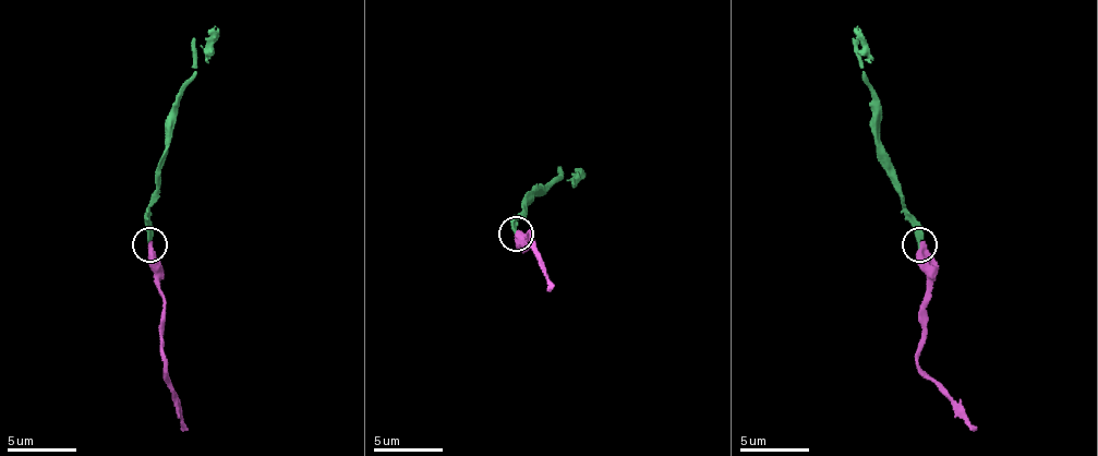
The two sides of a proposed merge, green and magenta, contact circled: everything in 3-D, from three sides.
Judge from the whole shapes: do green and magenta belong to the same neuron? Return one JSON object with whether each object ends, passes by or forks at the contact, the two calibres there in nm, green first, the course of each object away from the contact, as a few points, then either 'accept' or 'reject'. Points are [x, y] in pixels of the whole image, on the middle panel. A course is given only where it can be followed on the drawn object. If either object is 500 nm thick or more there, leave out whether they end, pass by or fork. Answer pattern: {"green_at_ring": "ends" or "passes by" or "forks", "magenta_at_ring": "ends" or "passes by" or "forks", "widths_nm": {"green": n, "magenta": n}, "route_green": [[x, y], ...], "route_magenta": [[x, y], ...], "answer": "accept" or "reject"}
{"green_at_ring": "ends", "magenta_at_ring": "ends", "widths_nm": {"green": 300, "magenta": 420}, "route_green": [[517, 235], [517, 220], [534, 193], [544, 190], [562, 172], [569, 179], [582, 172]], "route_magenta": [[517, 235], [527, 241], [531, 231], [531, 249], [552, 290]], "answer": "accept"}

